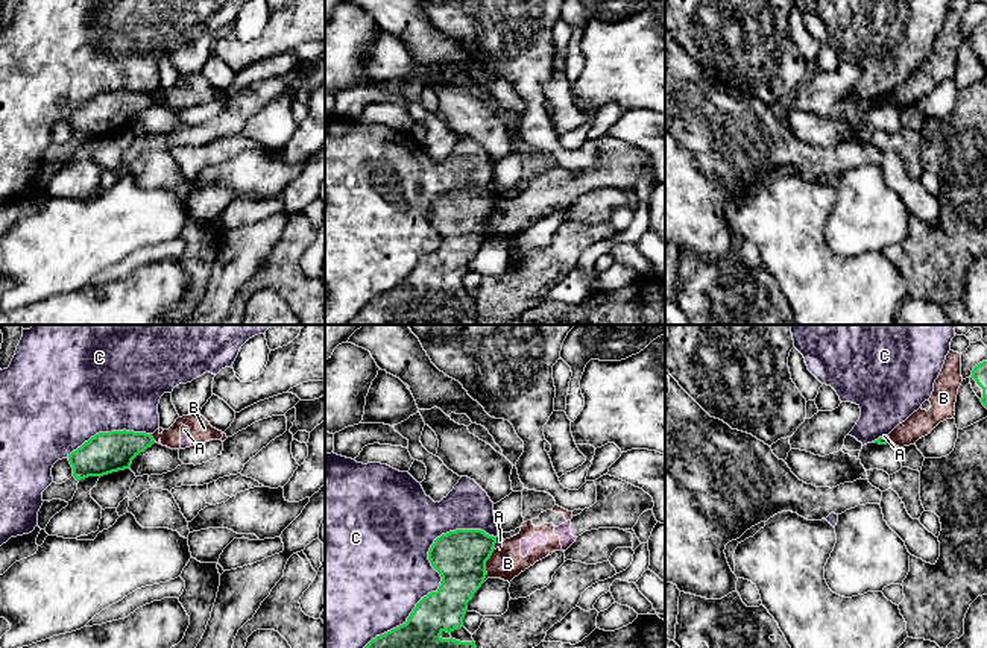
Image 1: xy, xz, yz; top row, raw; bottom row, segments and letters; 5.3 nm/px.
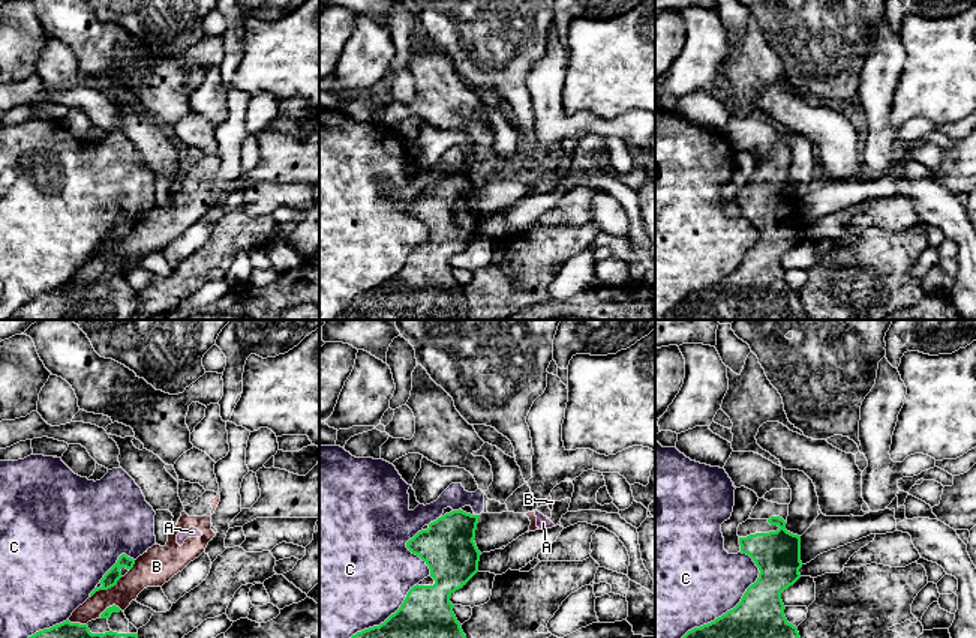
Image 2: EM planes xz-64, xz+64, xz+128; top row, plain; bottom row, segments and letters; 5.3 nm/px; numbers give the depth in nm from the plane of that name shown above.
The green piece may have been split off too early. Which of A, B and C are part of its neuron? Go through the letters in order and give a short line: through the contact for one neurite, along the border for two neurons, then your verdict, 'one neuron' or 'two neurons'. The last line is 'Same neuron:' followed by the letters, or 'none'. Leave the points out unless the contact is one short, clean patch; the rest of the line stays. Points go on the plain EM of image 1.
A: xz (497, 198), (492, 208) | two neurons
B: two neurons
C: two neurons
Same neuron: none

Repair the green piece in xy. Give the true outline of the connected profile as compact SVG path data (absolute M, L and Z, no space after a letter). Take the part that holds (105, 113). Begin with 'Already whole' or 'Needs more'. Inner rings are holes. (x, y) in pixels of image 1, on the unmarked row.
Already whole. M99 93L68 115L73 137L80 141L129 129L132 120L153 103L152 94L146 93Z

